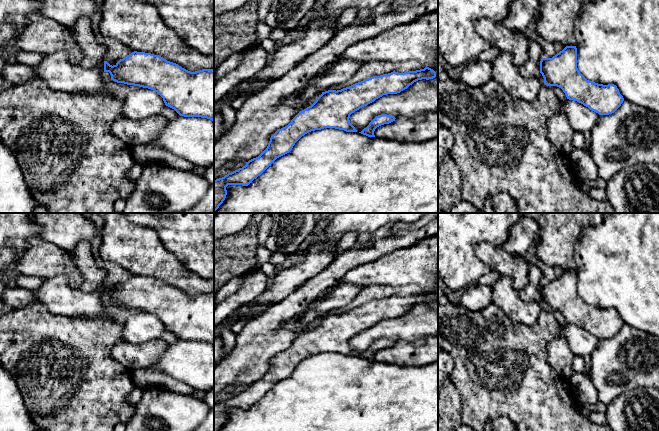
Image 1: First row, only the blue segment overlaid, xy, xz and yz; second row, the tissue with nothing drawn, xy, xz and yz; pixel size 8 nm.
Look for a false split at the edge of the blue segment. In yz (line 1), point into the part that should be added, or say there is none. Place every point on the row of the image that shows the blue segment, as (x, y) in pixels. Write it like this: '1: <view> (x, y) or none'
1: none

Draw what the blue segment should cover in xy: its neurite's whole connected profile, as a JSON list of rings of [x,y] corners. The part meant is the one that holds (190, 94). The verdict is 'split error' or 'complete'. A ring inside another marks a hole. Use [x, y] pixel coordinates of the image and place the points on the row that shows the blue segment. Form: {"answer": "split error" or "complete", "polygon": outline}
{"answer": "complete", "polygon": [[[134,51],[113,66],[104,61],[104,72],[109,72],[111,79],[117,83],[157,92],[165,105],[174,109],[180,116],[196,116],[214,121],[214,69],[191,72],[159,55]]]}

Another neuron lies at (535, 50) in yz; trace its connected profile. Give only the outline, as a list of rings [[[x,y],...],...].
[[[532,40],[529,44],[529,56],[528,61],[519,66],[519,72],[524,77],[537,76],[540,73],[540,61],[543,58],[542,49],[539,44]]]

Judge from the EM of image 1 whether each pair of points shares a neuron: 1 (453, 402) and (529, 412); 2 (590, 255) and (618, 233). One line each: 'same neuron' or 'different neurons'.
1: different neurons
2: same neuron

